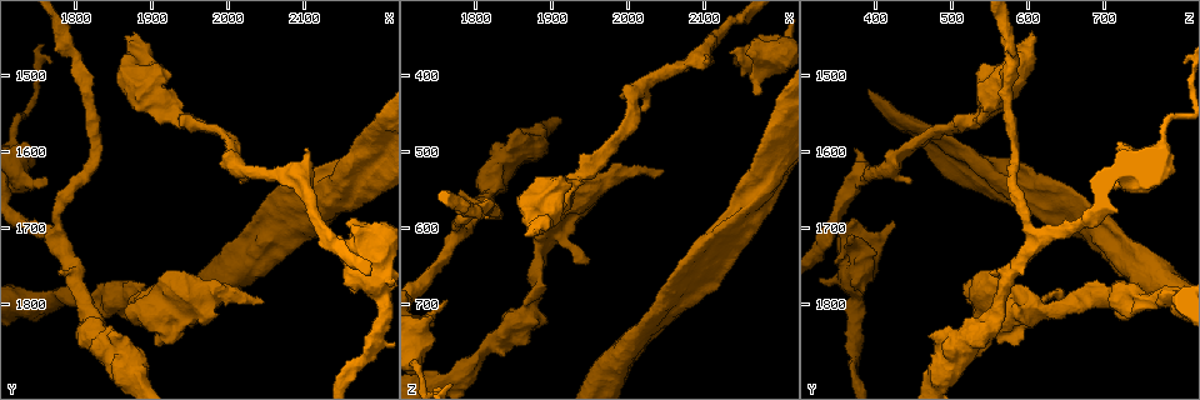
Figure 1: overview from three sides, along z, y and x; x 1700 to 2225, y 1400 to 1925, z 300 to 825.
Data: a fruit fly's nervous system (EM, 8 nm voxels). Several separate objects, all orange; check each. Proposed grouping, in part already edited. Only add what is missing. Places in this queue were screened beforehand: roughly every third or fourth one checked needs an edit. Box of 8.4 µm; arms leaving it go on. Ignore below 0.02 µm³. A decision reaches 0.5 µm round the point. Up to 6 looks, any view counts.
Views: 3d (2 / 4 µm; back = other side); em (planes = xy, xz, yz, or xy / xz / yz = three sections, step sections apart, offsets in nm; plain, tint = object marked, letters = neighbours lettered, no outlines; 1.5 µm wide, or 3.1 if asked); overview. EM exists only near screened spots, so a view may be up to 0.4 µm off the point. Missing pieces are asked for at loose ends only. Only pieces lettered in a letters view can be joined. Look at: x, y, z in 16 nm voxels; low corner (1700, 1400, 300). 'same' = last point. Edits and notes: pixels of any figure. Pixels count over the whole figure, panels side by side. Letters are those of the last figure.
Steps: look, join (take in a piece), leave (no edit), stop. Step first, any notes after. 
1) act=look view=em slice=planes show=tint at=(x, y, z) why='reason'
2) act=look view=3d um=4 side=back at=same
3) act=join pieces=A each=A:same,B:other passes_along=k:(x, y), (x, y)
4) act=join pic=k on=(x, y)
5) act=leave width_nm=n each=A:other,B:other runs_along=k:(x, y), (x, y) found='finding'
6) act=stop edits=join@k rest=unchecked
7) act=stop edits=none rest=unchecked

act=look view=3d um=4 side=back at=(2010, 1710, 730) why='stops while still wide'

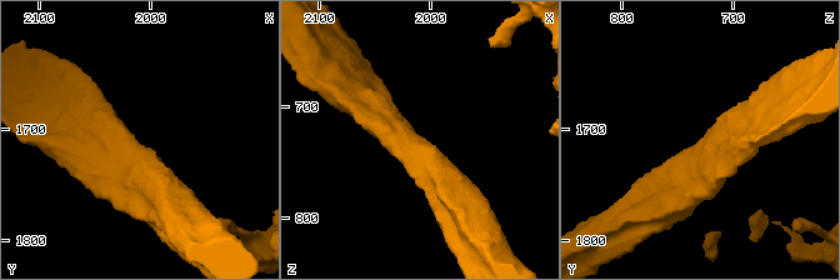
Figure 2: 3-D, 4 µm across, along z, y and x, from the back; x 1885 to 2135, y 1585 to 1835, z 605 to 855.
act=look view=em slice=planes show=letters at=(2012, 1708, 726) why='now the EM'

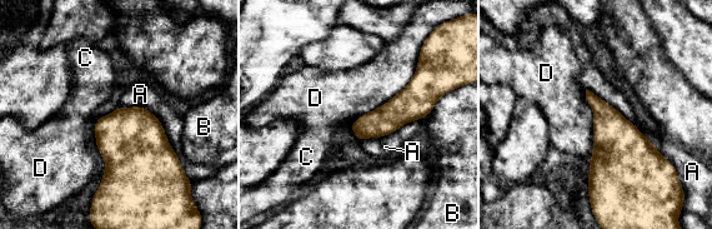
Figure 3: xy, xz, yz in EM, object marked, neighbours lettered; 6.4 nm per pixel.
act=leave each=A:other,B:other,C:other,D:other border=3:(419, 58), (402, 89), (350, 125) found='no lettered piece goes on from it'

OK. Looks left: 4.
act=look view=em slice=planes show=letters at=(2105, 1595, 370) why='branch stops here'

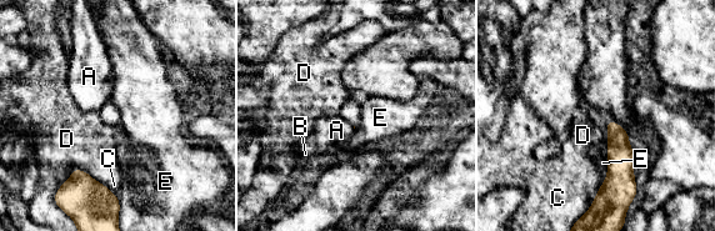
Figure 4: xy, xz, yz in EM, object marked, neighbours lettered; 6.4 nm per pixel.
act=leave each=A:other,B:other,C:other,D:other,E:other border=4:(606, 144), (606, 176), (593, 200) found='none of them fits'

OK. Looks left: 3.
act=look view=em slice=planes show=letters at=(2155, 1695, 370) why='stops while still wide'

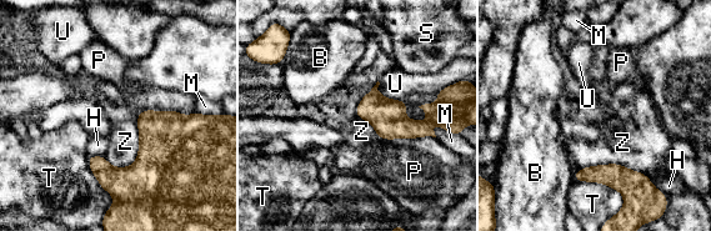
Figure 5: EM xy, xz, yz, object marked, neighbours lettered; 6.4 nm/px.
act=leave each=B:other,H:other,M:other,P:other,S:other,T:other,U:other,Z:other border=5:(138, 114), (138, 156), (114, 167) found='no lettered piece goes on from it'

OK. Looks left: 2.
act=stop edits=none rest=unchecked

